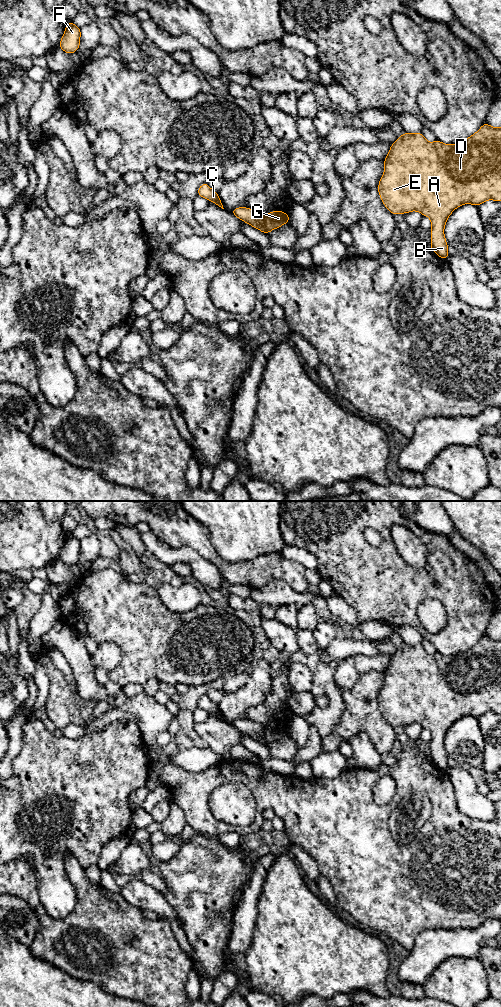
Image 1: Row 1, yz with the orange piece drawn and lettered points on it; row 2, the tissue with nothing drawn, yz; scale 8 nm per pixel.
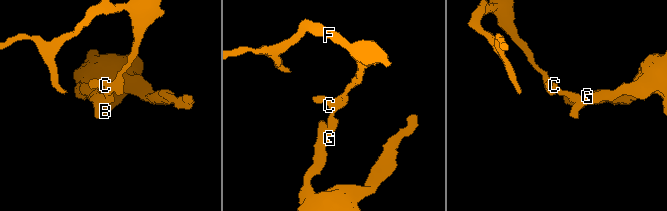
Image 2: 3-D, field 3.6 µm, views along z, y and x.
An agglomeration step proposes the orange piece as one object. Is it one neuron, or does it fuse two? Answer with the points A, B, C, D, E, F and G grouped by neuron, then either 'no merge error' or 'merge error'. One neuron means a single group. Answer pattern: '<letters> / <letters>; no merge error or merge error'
A B D E G / C F; merge error

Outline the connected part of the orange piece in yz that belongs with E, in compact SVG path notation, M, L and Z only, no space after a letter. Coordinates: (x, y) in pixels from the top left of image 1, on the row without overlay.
M484 635L480 641L472 648L468 649L464 653L460 653L457 656L443 656L440 652L436 651L433 655L428 654L421 644L419 645L406 645L404 644L401 649L398 649L396 653L391 656L390 662L384 673L384 686L378 695L378 706L382 711L384 718L390 723L392 727L399 725L406 726L411 723L418 723L423 728L427 728L431 732L431 756L430 759L442 771L449 769L448 756L444 748L444 739L446 733L451 725L461 717L472 716L479 718L487 712L501 713L501 638L498 640L490 638L488 635Z

